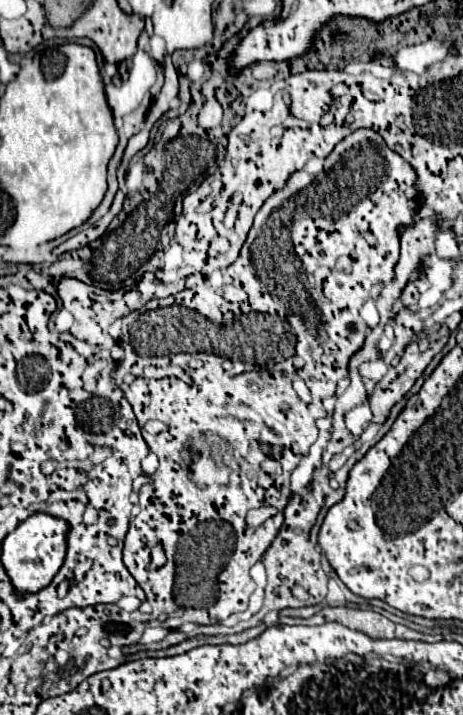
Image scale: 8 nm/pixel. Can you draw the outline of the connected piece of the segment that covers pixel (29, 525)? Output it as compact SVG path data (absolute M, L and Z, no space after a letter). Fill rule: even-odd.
M34 513L4 539L2 563L18 593L36 593L50 585L50 581L64 563L68 531L70 531L68 521L48 513Z

